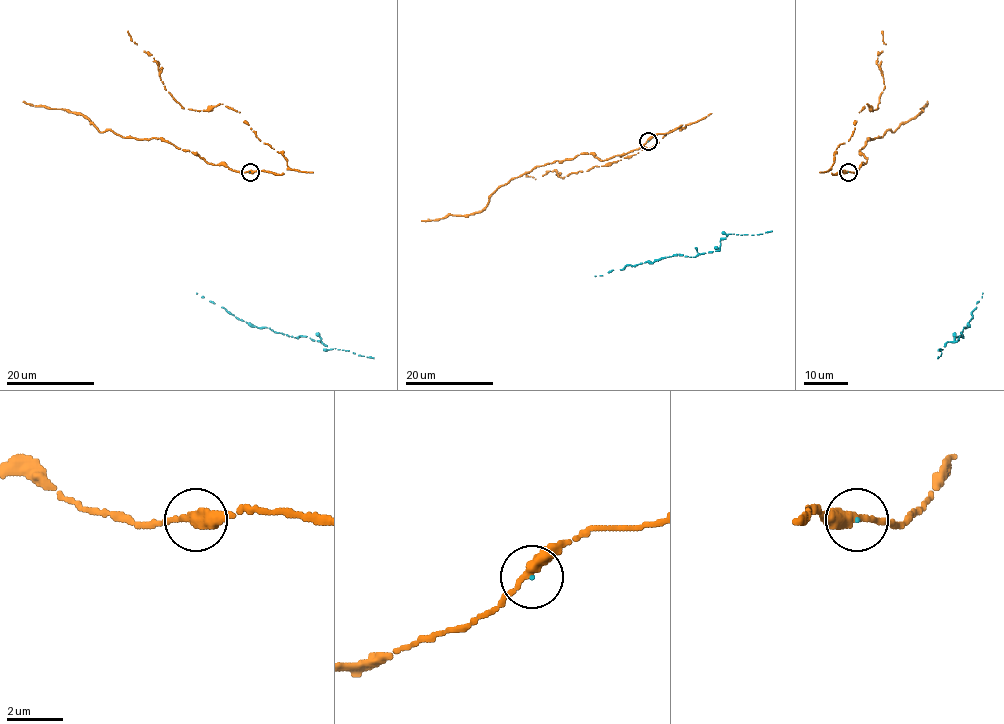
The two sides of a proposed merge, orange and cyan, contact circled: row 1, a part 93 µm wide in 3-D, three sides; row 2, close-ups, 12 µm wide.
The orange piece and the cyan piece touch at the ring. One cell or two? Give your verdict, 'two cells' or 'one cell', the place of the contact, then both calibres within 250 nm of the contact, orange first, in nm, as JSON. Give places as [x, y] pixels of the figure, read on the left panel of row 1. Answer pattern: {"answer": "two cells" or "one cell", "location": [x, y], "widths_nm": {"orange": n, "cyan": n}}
{"answer": "one cell", "location": [250, 172], "widths_nm": {"orange": 320, "cyan": 50}}

